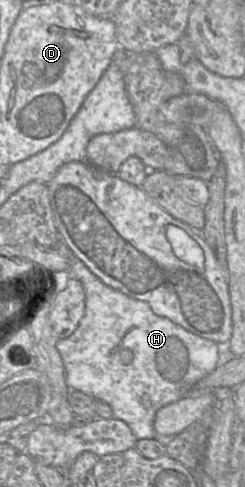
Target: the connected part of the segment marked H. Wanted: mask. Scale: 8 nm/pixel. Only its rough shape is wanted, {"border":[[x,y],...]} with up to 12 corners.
{"border":[[66,246],[85,313],[56,344],[68,387],[166,447],[156,412],[219,345],[104,284]]}

